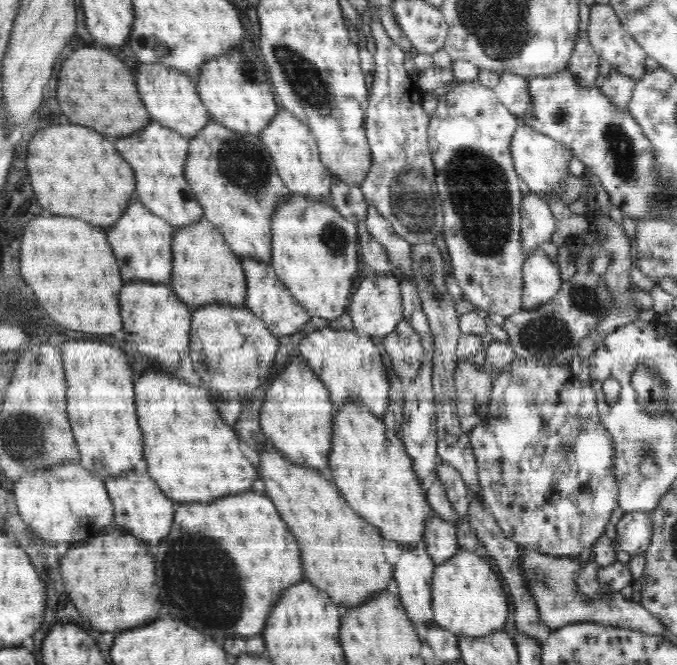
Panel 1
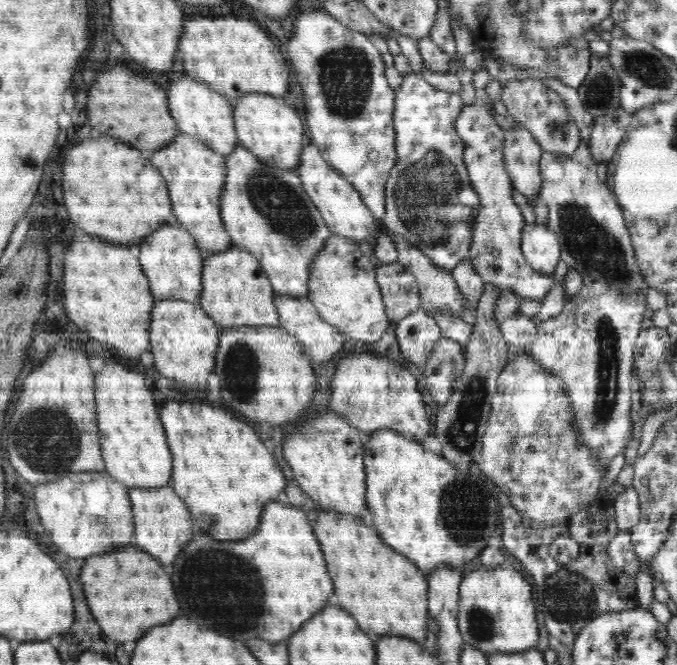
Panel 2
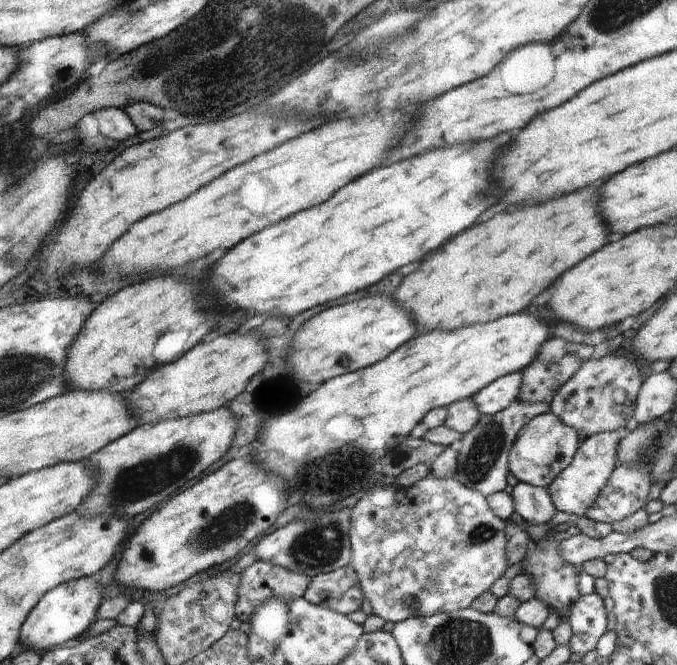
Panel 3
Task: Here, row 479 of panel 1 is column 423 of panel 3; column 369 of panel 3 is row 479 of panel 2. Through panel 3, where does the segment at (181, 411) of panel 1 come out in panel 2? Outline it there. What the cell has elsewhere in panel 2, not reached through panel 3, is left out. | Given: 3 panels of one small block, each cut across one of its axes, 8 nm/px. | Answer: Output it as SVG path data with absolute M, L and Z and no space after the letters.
M170 400L170 402L165 402L162 406L160 417L162 425L164 425L168 447L170 447L172 453L172 478L170 478L170 485L176 491L176 494L179 494L180 498L184 499L192 515L192 520L194 520L194 534L196 534L196 532L204 532L204 534L208 534L210 538L220 540L220 542L222 542L222 540L244 540L244 538L252 536L254 530L256 530L256 526L258 526L258 514L262 516L264 504L276 500L278 494L286 488L287 483L284 472L278 468L276 458L274 458L274 456L268 452L268 448L260 442L258 434L256 434L248 424L244 424L242 420L238 420L234 414L224 412L224 410L220 410L220 408L212 408L210 404L190 404L190 402L174 402L174 400Z

